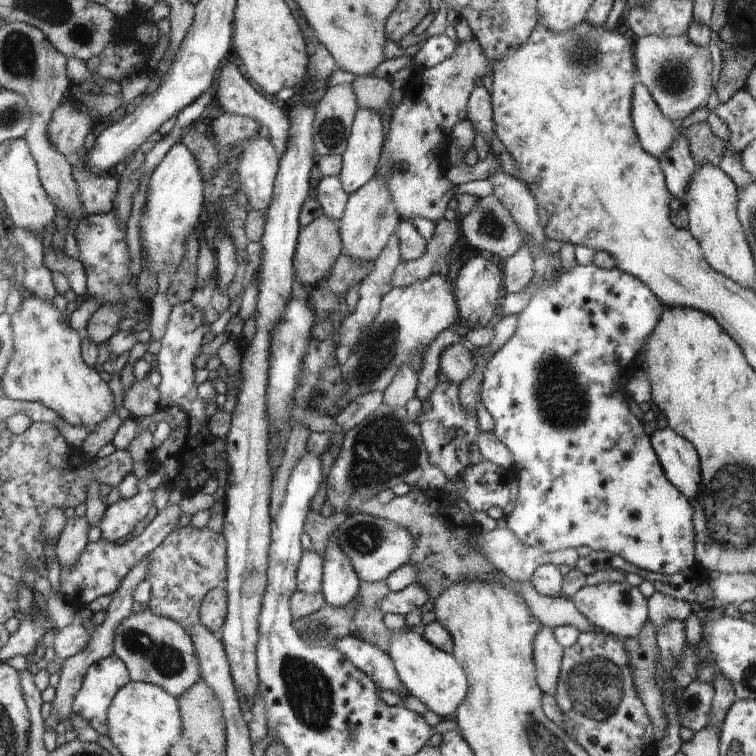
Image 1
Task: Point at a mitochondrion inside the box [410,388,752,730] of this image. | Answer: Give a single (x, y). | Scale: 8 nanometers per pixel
(594, 685)

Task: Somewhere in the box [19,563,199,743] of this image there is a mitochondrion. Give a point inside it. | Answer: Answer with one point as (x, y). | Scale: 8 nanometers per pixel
(166, 660)

